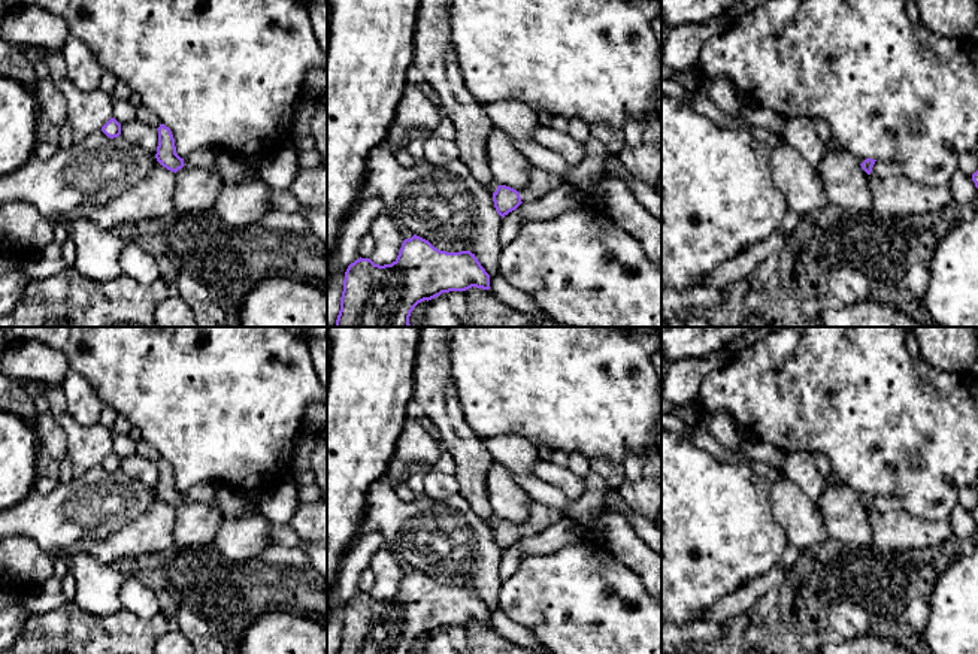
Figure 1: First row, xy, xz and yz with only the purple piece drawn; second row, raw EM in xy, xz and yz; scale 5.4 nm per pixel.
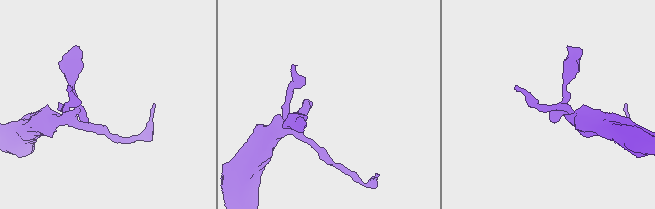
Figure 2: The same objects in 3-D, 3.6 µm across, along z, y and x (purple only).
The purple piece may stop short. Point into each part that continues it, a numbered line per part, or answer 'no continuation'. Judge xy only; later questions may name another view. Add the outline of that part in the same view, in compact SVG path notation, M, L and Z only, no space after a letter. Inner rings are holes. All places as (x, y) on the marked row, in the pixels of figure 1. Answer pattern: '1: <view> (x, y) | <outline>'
1: xy (203, 159) | M209 148L196 149L184 158L184 164L187 167L206 169L212 175L219 178L215 161L217 161L217 151L209 149Z

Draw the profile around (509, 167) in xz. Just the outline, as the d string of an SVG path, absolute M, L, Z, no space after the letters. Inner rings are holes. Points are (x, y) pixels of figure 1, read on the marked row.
M496 127L487 137L487 160L494 182L517 191L527 188L530 161L514 146L511 137Z

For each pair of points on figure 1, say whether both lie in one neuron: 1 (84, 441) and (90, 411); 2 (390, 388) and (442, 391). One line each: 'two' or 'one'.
1: two
2: two

